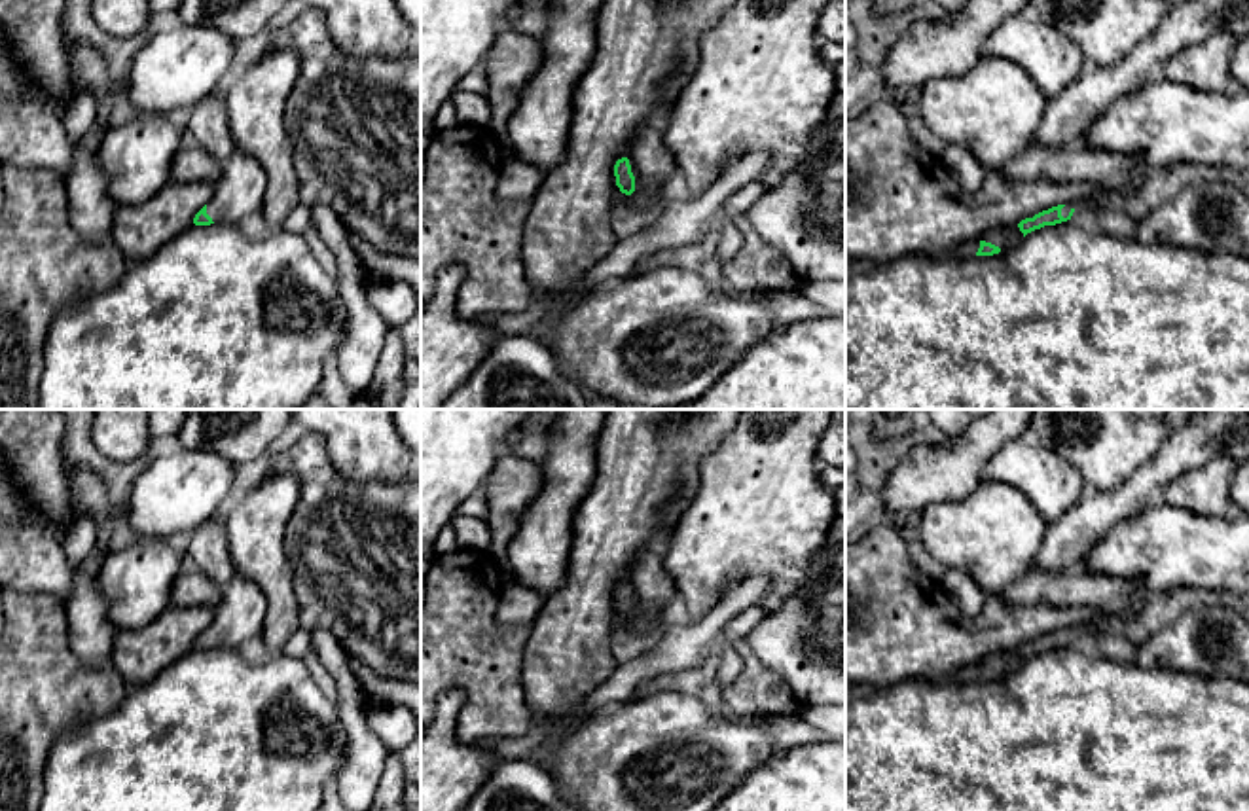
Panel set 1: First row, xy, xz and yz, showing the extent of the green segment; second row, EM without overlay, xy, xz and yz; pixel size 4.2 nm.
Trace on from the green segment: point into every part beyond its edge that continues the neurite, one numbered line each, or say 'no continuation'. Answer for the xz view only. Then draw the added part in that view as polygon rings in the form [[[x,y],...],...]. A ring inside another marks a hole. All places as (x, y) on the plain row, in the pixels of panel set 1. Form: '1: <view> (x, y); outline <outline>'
1: xz (651, 586); outline [[[650,550],[639,551],[633,557],[627,584],[637,604],[671,620],[673,603],[679,593],[673,578],[663,567],[663,555]]]

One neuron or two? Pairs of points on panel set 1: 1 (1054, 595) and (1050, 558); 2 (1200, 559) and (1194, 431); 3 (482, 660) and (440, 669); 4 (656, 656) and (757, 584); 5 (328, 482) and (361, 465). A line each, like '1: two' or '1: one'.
1: two
2: two
3: one
4: one
5: two

